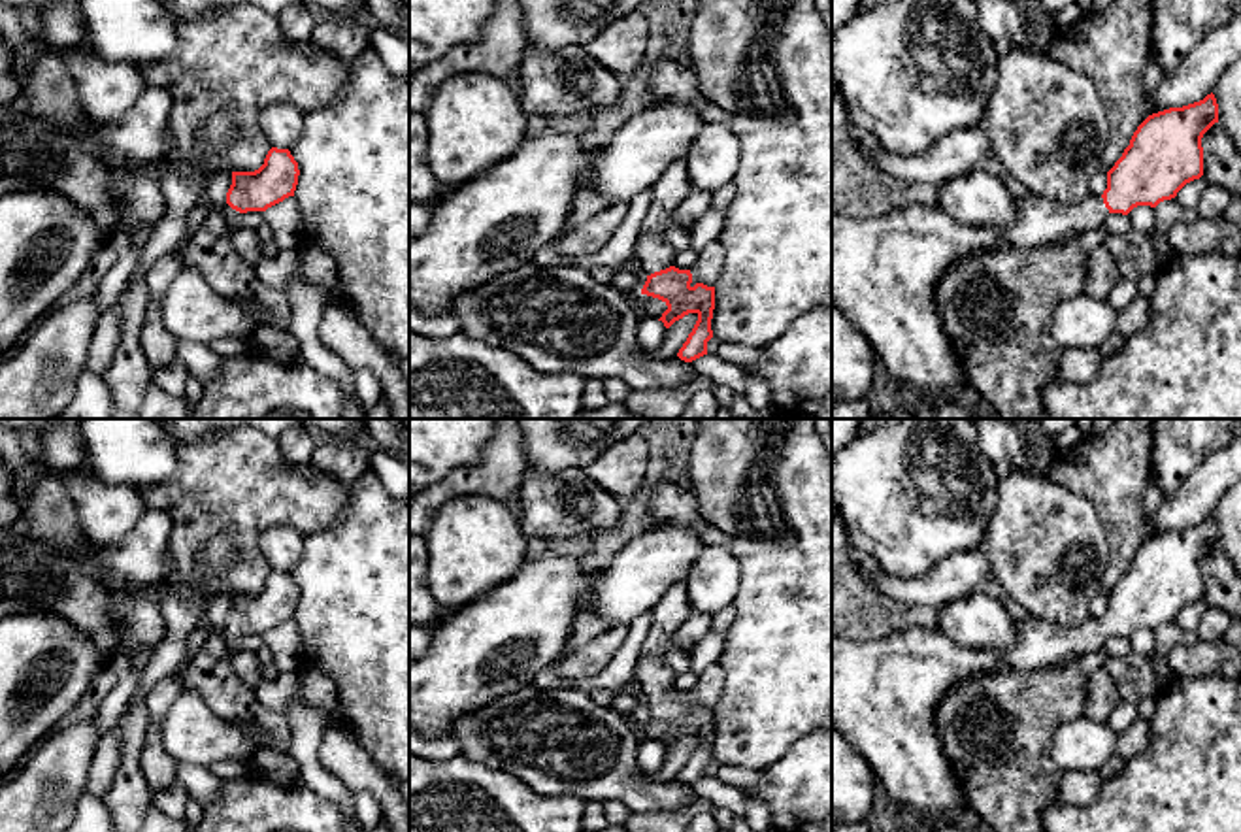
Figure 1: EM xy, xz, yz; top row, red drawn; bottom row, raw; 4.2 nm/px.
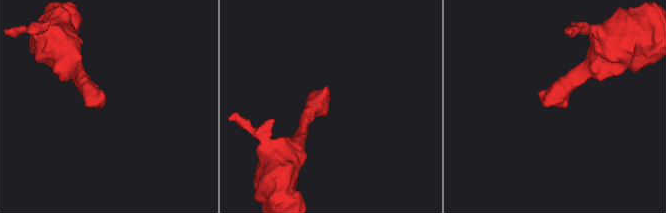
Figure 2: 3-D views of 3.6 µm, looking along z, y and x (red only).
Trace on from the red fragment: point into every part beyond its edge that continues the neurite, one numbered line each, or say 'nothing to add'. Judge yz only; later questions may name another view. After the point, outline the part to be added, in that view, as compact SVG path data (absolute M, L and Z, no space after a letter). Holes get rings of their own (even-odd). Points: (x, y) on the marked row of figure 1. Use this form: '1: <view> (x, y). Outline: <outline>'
1: yz (885, 270). Outline: M1096 194L1075 206L1037 196L1015 200L1017 219L1007 228L966 226L926 204L911 204L871 219L832 213L832 300L862 330L896 383L911 383L935 394L973 387L966 366L951 353L951 340L935 309L935 287L956 260L979 251L1054 243L1069 234L1101 228L1109 215L1103 198Z

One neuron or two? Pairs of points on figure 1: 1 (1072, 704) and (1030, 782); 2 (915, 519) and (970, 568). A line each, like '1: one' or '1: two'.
1: one
2: two

